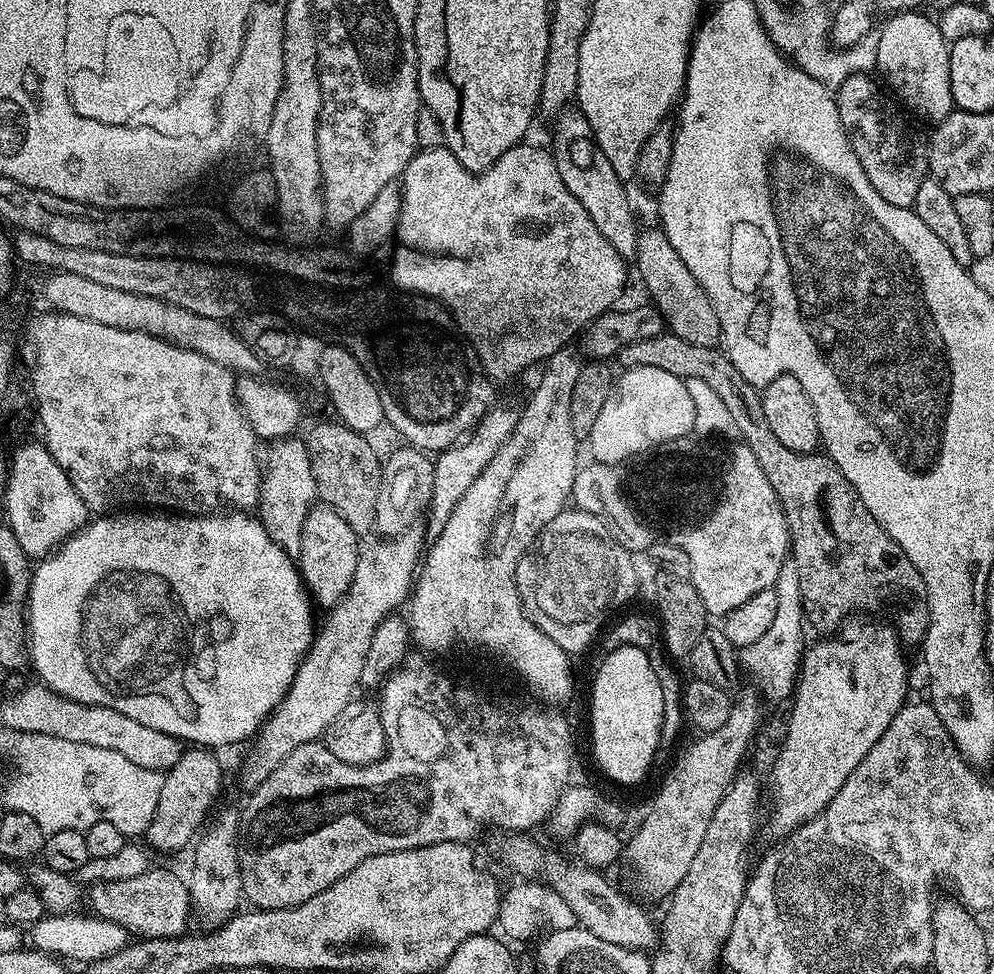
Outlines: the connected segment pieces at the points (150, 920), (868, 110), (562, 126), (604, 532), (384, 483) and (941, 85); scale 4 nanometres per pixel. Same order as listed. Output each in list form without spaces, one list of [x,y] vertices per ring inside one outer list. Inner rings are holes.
[[[149,867],[138,878],[126,878],[122,882],[98,882],[87,885],[86,900],[91,915],[122,926],[129,934],[150,940],[174,940],[189,931],[188,915],[193,915],[192,896],[188,892],[185,877],[175,876],[164,868]]]
[[[861,74],[846,78],[846,82],[840,84],[835,93],[840,121],[850,138],[850,146],[854,150],[854,154],[858,154],[858,162],[862,162],[862,170],[866,170],[866,178],[870,178],[870,186],[874,186],[874,190],[878,190],[878,194],[882,194],[882,198],[886,198],[886,202],[890,202],[890,206],[911,208],[914,198],[918,198],[918,186],[922,186],[922,182],[929,179],[930,176],[928,171],[928,140],[925,137],[920,137],[908,125],[907,118],[909,119],[909,117],[891,99],[888,101],[880,93],[881,85],[879,83],[876,85],[871,80],[872,78],[871,75]]]
[[[565,110],[555,117],[556,129],[552,132],[550,151],[552,161],[558,166],[558,174],[562,174],[562,182],[566,182],[566,190],[582,202],[582,210],[590,214],[590,222],[598,226],[602,238],[614,246],[614,250],[625,261],[635,261],[638,250],[638,238],[641,229],[636,228],[636,216],[628,205],[628,192],[625,181],[614,174],[614,166],[610,166],[610,158],[602,154],[594,134],[590,130],[590,122],[579,110]]]
[[[572,506],[559,512],[537,536],[534,545],[536,557],[532,560],[532,584],[518,583],[518,594],[524,612],[562,650],[569,654],[584,652],[588,643],[596,636],[596,631],[604,624],[604,619],[611,614],[612,608],[620,608],[636,592],[636,564],[633,553],[625,550],[614,539],[599,516],[584,512]]]
[[[403,446],[396,448],[389,456],[383,457],[380,466],[380,485],[378,486],[378,506],[374,506],[374,518],[376,519],[375,531],[381,532],[381,537],[397,536],[413,527],[416,519],[421,519],[422,511],[432,502],[432,491],[434,490],[434,460],[427,452],[418,448]]]
[[[920,10],[898,12],[885,19],[888,21],[884,29],[881,32],[879,29],[876,36],[875,71],[884,75],[883,83],[896,91],[895,99],[909,113],[917,112],[924,120],[939,122],[954,111],[950,90],[950,41],[942,34],[939,23],[924,14]]]

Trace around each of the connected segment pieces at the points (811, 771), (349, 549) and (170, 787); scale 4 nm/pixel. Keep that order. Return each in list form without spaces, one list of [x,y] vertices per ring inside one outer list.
[[[872,618],[849,619],[805,651],[790,700],[792,713],[788,716],[788,729],[784,732],[780,753],[772,764],[772,813],[769,816],[767,813],[766,824],[768,820],[768,828],[777,838],[788,836],[794,829],[813,820],[834,794],[842,790],[846,778],[858,770],[858,762],[870,754],[870,746],[886,734],[886,726],[894,722],[898,710],[909,699],[908,660],[904,651],[905,645],[896,629]]]
[[[316,502],[309,508],[302,522],[298,567],[309,596],[324,610],[330,610],[338,603],[350,586],[362,551],[362,544],[356,540],[359,540],[358,533],[350,530],[350,526],[342,522],[340,515],[329,504]]]
[[[192,746],[181,751],[180,760],[163,773],[162,794],[158,794],[158,806],[146,833],[149,849],[160,852],[176,852],[197,839],[198,833],[209,819],[212,802],[220,792],[224,772],[216,761],[217,753],[203,746]]]

